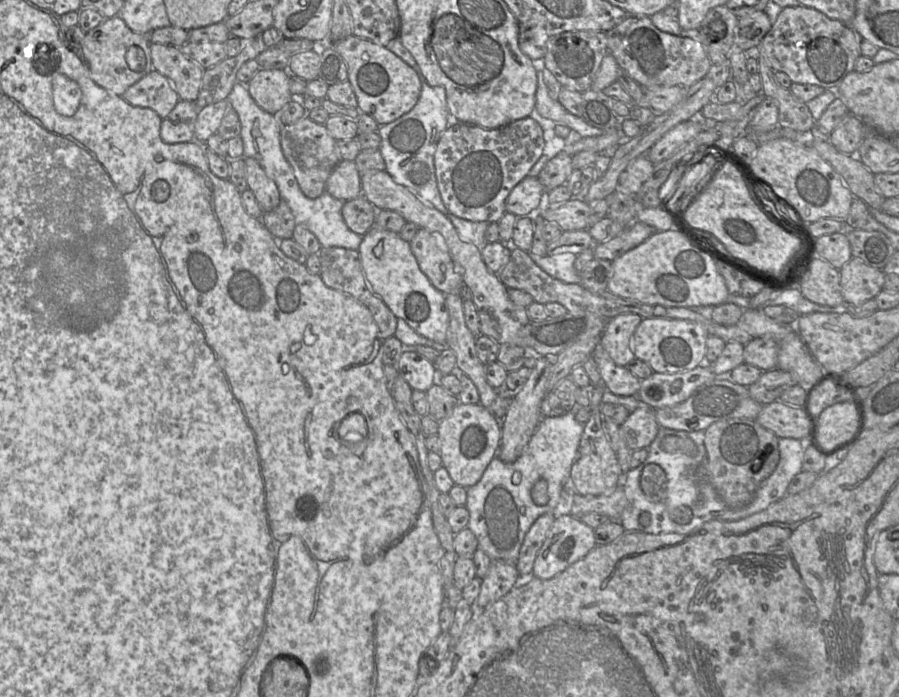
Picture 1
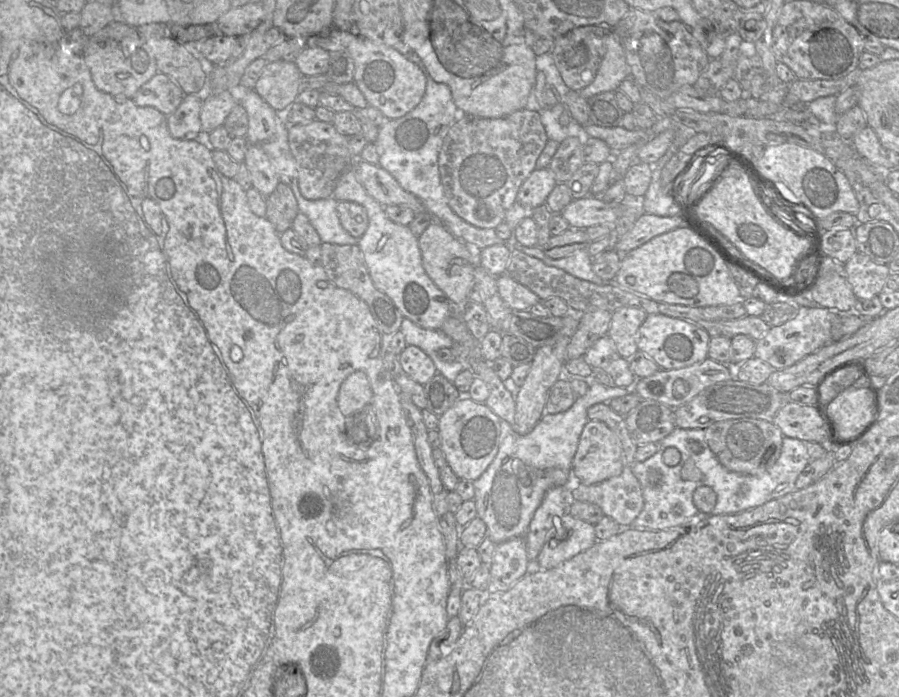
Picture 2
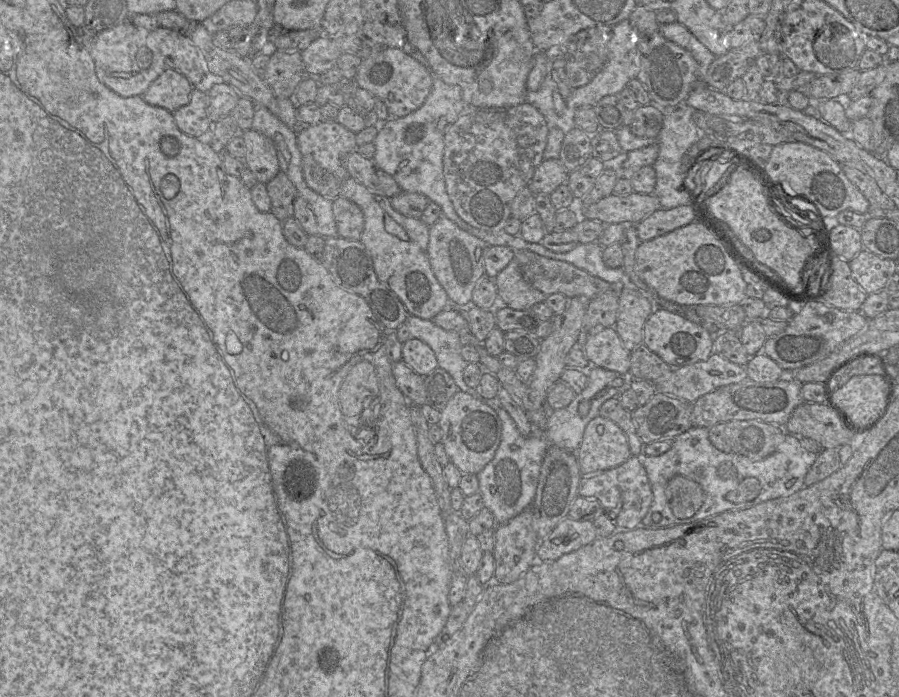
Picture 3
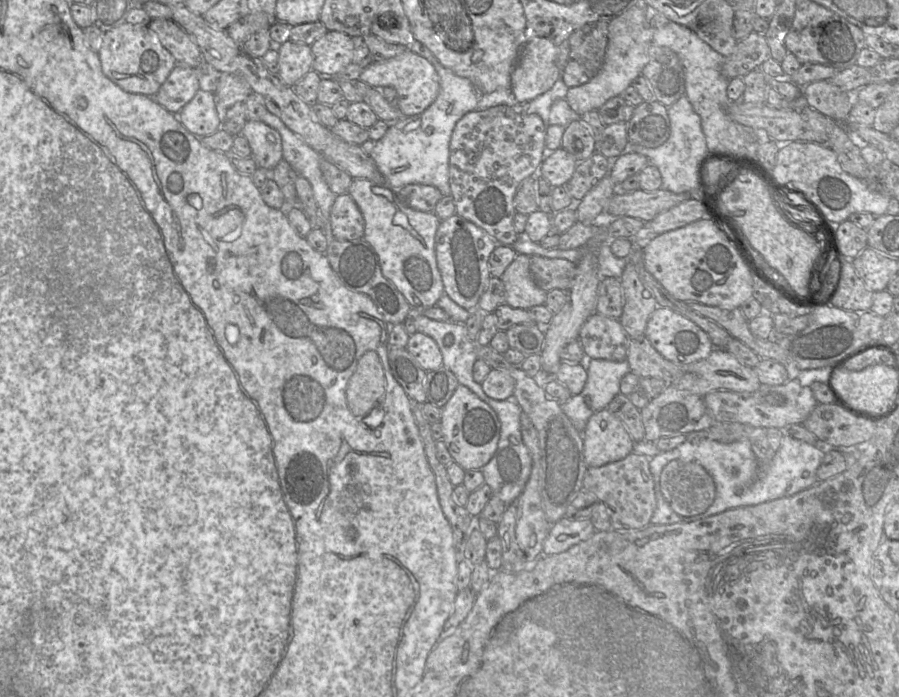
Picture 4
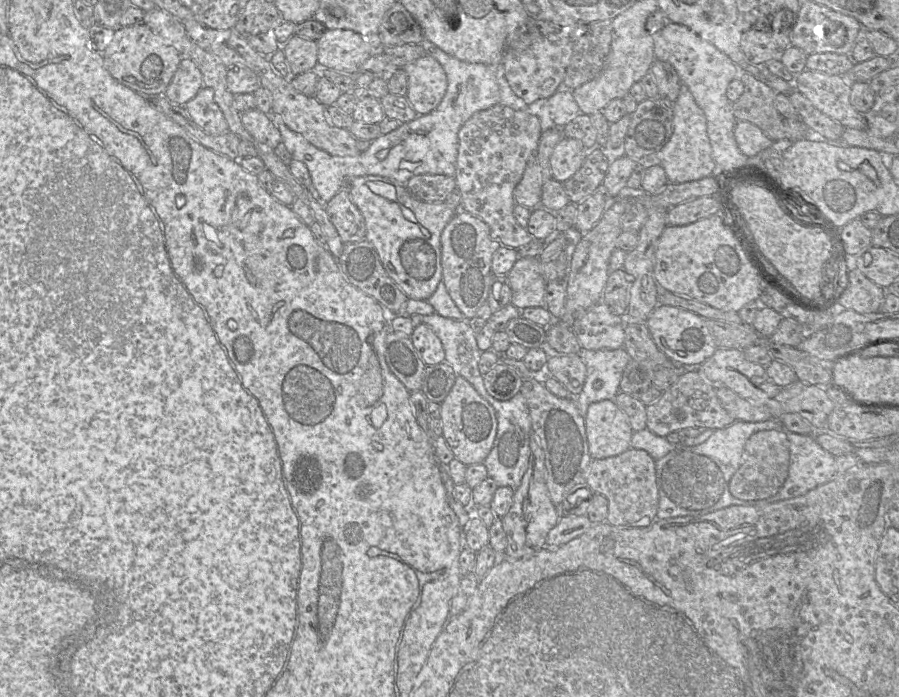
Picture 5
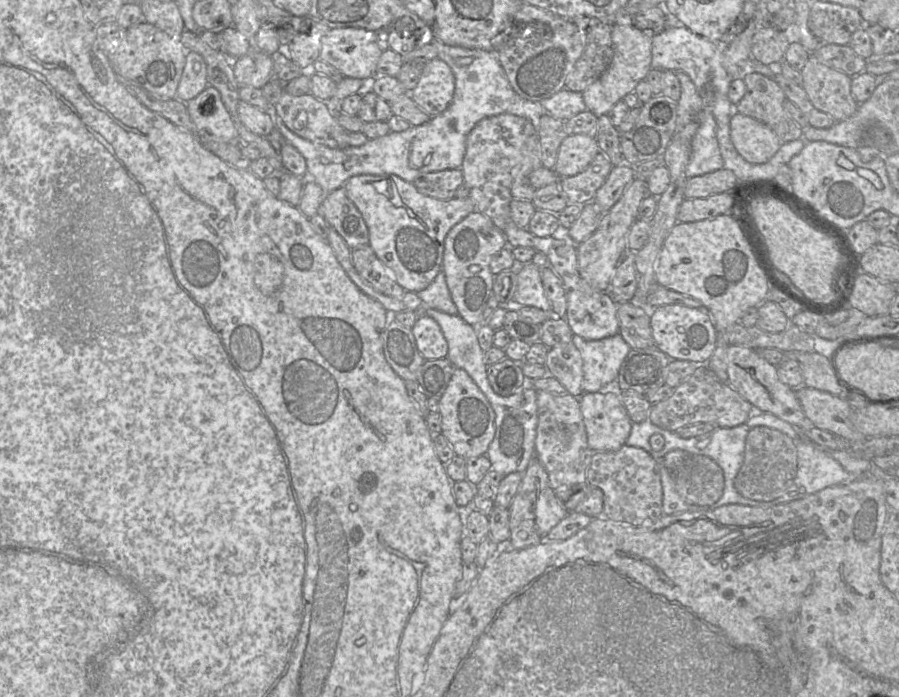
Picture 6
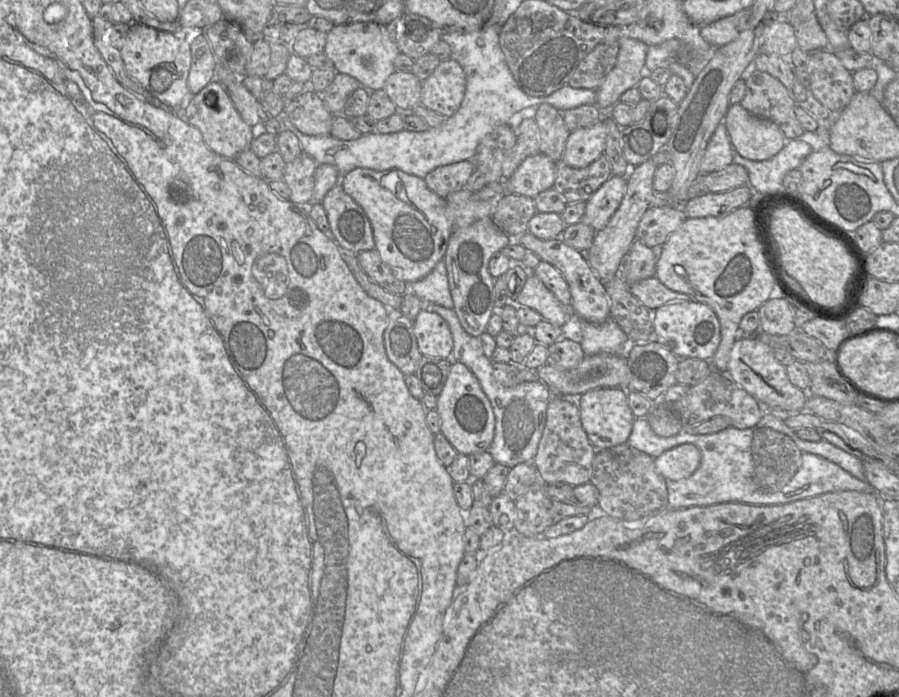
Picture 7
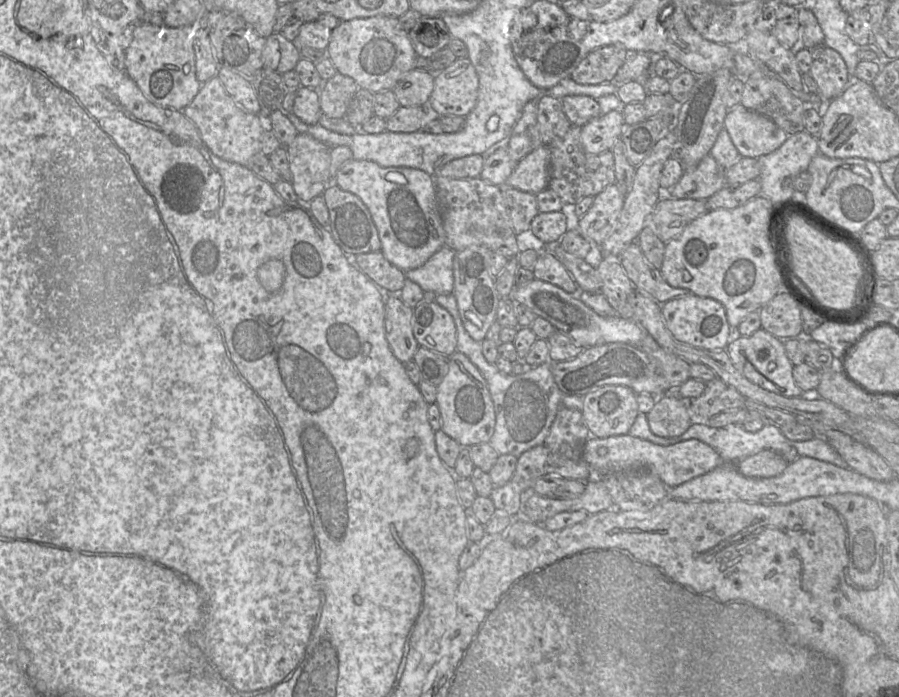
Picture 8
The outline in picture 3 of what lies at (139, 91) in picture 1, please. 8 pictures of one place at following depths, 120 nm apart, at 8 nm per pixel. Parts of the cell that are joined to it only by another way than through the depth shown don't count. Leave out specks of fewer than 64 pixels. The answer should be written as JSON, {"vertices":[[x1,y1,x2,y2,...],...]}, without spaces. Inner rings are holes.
{"vertices":[[166,68,142,97,148,104,164,108,173,114,189,103,194,88,184,75]]}

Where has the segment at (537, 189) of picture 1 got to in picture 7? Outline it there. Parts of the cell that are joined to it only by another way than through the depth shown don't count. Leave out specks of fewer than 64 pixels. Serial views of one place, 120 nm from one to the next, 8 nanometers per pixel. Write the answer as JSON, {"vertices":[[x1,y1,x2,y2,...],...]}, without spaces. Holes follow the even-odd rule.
{"vertices":[[603,121,572,131,566,141,562,161,573,168,584,168,604,154,606,127]]}

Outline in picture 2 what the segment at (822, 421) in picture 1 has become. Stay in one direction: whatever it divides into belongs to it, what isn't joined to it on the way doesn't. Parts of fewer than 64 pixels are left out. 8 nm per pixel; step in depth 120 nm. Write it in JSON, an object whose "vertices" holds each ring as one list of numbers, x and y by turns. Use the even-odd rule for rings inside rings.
{"vertices":[[870,387,842,391,825,409,830,441,838,444,858,434,872,419,872,407]]}

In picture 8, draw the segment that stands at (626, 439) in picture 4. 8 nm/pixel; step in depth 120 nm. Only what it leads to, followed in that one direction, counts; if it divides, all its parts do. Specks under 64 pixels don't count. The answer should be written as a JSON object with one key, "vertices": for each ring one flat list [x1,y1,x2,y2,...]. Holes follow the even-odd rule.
{"vertices":[[605,385,583,396,581,413,592,437,625,435,639,413,637,395,626,386]]}

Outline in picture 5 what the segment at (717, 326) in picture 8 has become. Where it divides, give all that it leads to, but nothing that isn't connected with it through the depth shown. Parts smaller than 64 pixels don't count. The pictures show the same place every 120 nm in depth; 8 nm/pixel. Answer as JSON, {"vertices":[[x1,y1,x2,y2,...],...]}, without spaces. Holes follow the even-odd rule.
{"vertices":[[658,304,648,317,646,325,657,348,671,362,683,368,697,368,718,348,706,326,706,319,701,319,683,308]]}

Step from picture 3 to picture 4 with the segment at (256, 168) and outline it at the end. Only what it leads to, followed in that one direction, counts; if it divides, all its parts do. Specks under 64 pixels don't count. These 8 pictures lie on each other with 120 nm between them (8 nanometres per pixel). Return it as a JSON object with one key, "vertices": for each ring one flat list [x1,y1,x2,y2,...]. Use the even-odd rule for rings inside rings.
{"vertices":[[247,121,242,129,258,168,271,172,283,159,279,132,262,121]]}

